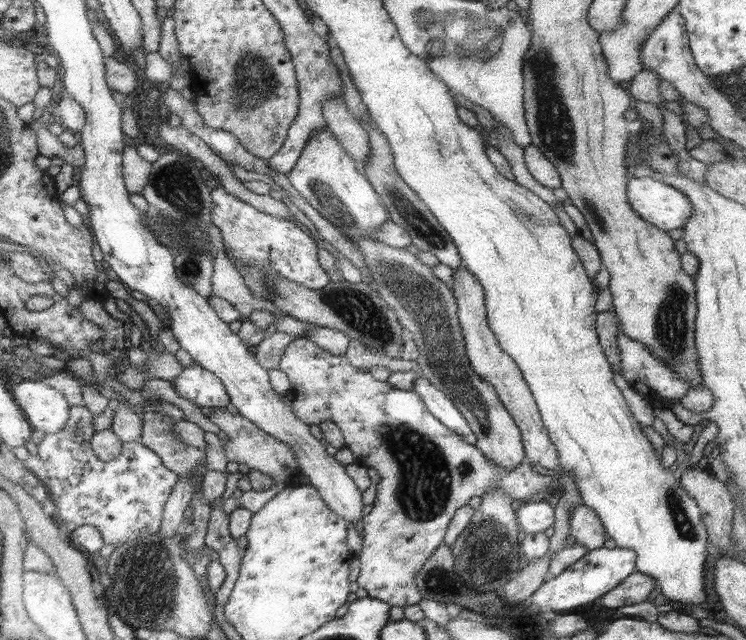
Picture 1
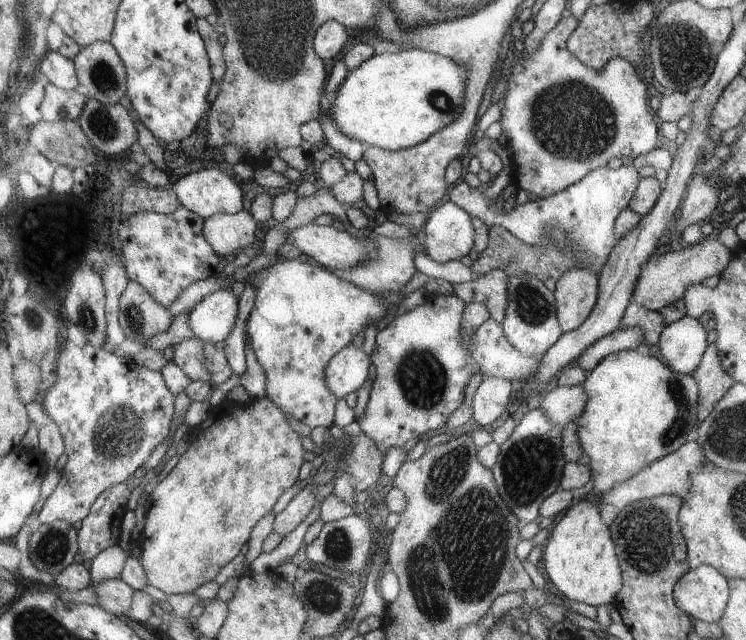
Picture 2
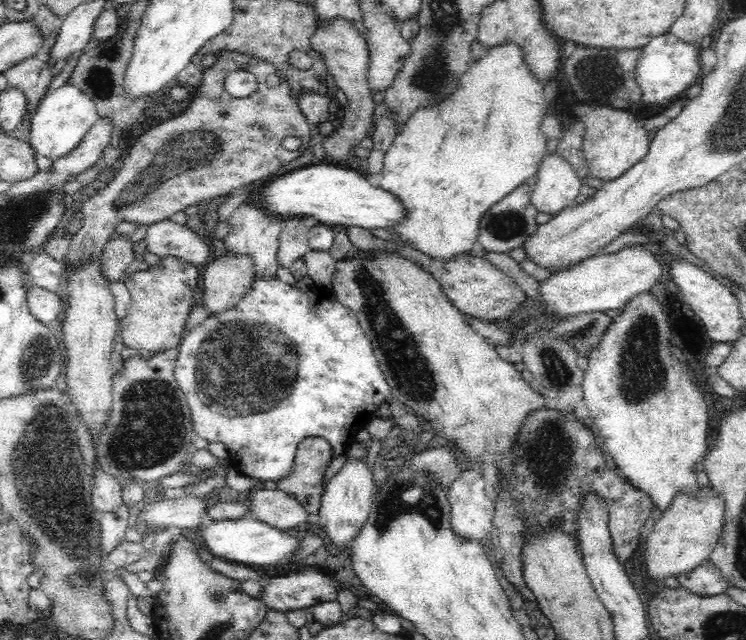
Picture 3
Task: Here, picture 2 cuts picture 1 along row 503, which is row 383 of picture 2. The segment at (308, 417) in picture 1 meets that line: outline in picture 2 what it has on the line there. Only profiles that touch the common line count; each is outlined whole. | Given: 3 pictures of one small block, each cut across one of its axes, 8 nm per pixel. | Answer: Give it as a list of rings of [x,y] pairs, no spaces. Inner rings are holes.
[[[457,294],[427,296],[421,306],[401,312],[399,316],[393,318],[393,322],[387,324],[387,328],[379,336],[375,336],[371,344],[375,388],[371,392],[371,400],[365,412],[359,416],[359,424],[363,432],[379,444],[379,452],[383,458],[387,458],[387,454],[393,448],[401,448],[405,454],[409,454],[419,442],[425,440],[429,432],[441,432],[441,428],[447,428],[451,414],[463,404],[465,388],[469,386],[475,374],[481,374],[483,380],[495,376],[513,384],[521,380],[529,382],[541,372],[545,354],[525,356],[519,350],[515,350],[505,338],[503,322],[497,322],[491,318],[485,324],[481,324],[477,332],[465,334],[465,310],[467,310],[467,304]]]

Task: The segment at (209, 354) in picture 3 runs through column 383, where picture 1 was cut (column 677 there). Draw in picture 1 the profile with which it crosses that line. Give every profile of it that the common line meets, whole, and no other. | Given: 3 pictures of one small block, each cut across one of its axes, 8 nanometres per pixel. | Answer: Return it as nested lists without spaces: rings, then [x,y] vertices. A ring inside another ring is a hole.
[[[617,318],[617,350],[619,350],[619,374],[627,380],[627,384],[641,394],[651,408],[669,408],[677,402],[681,402],[681,398],[689,392],[691,384],[689,380],[685,380],[685,376],[681,378],[673,368],[667,366],[665,360],[661,360],[659,356],[655,356],[647,344],[641,344],[633,338],[629,338],[623,328],[621,328],[621,320]]]

